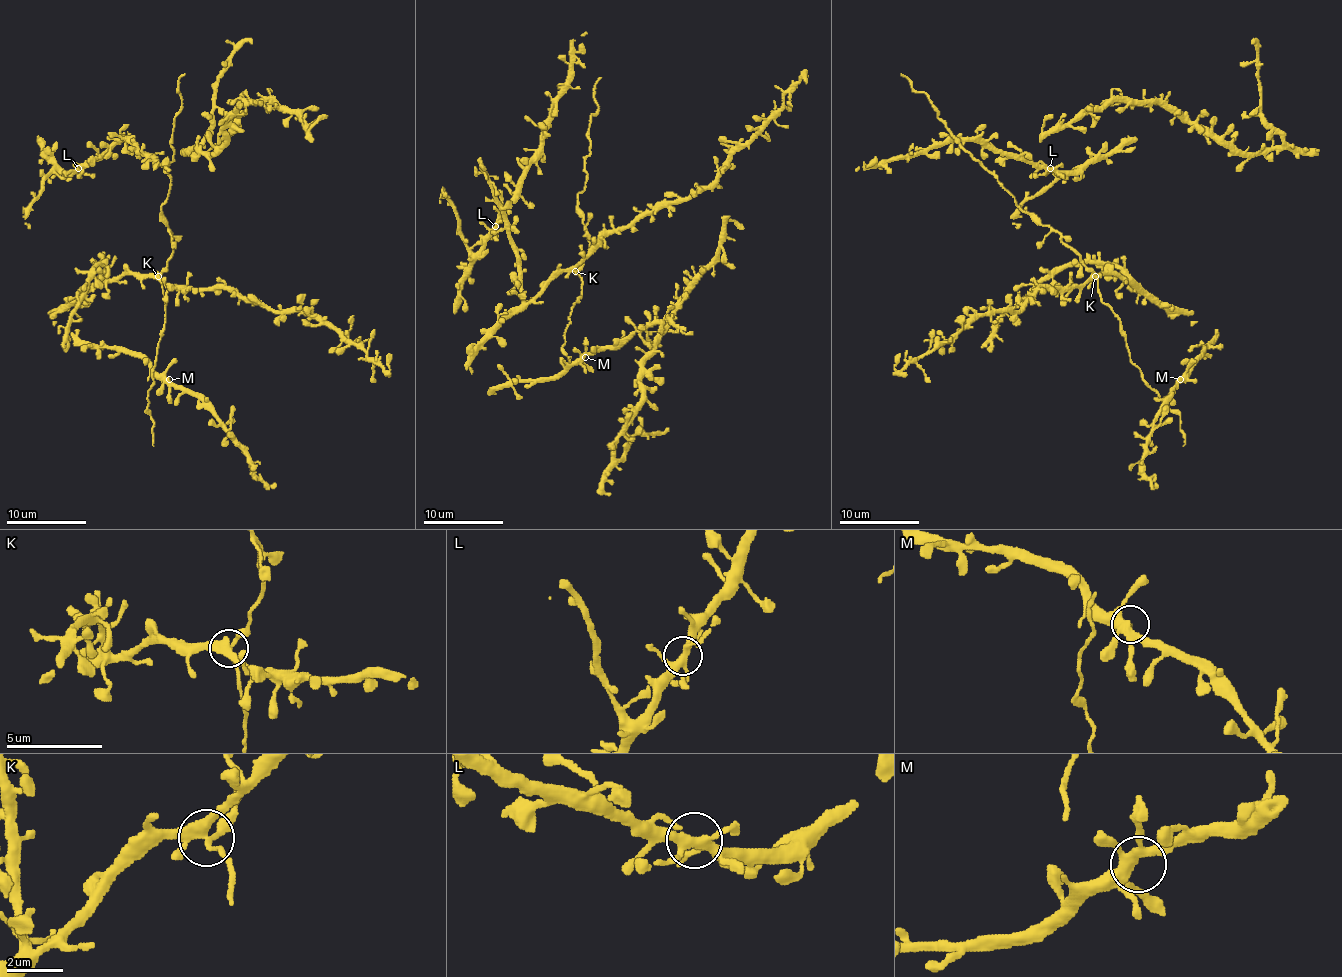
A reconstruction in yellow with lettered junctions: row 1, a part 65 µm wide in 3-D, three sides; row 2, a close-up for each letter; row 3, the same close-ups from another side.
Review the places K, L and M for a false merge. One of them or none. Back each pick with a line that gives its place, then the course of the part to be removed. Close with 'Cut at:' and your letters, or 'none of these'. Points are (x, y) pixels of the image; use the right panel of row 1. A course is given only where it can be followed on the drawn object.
Cut at: none of these

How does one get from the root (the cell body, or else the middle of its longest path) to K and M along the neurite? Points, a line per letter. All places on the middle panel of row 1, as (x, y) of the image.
K: (587, 174), (585, 188), (577, 194), (577, 212), (583, 218), (589, 252), (575, 271)
M: (587, 174), (585, 188), (577, 194), (577, 212), (589, 252), (575, 269), (581, 297), (563, 337), (585, 357)

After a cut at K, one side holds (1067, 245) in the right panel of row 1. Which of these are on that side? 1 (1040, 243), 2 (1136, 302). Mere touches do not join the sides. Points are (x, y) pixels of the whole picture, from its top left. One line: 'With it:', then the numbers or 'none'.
With it: 1

